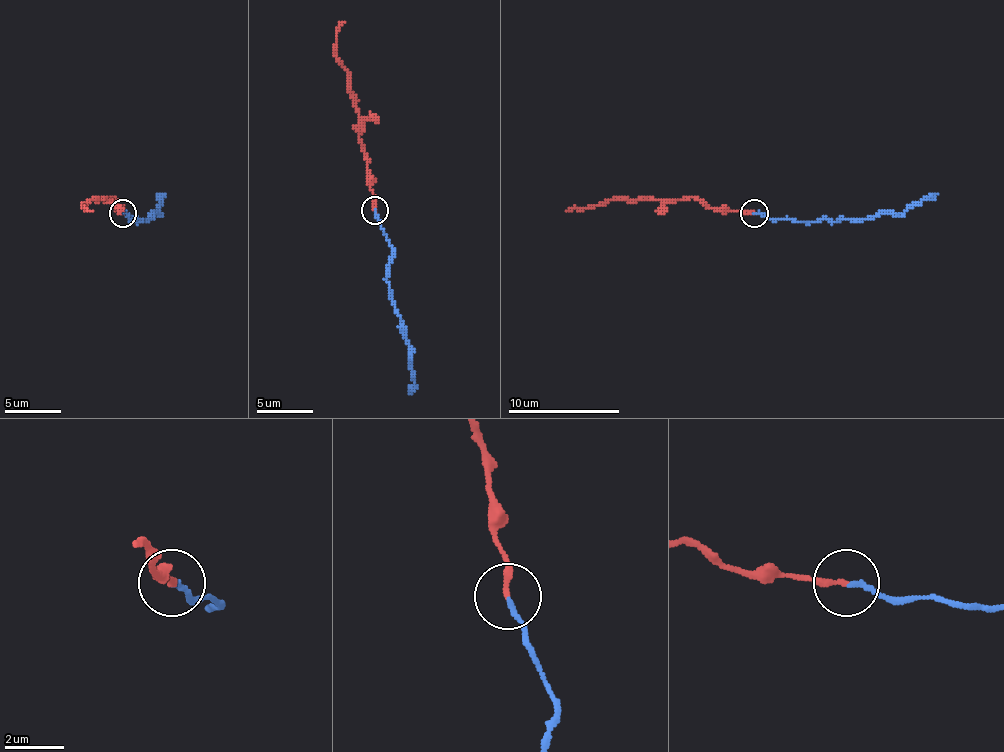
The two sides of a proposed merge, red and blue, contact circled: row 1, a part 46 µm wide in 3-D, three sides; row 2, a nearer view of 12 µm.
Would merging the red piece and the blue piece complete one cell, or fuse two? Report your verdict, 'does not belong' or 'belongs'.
does not belong

